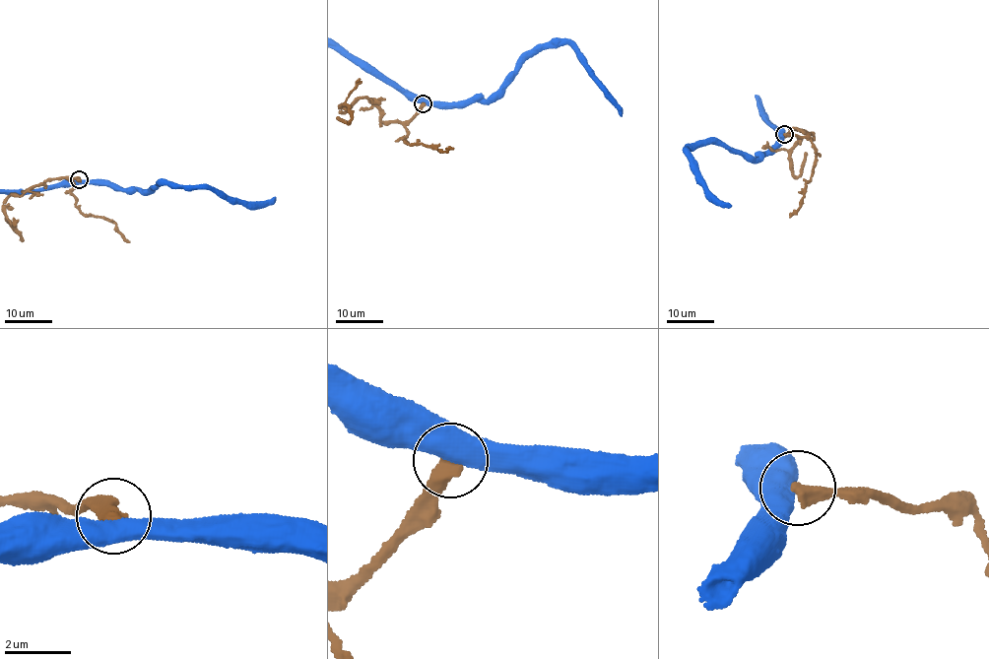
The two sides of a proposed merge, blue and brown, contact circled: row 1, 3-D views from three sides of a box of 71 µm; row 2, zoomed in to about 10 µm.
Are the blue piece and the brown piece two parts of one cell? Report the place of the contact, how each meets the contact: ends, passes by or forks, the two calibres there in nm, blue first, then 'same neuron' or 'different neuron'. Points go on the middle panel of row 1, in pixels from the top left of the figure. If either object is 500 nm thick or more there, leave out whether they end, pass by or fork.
at (423, 103); 500 nm thick on the blue side, 480 nm on the other; different neuron

